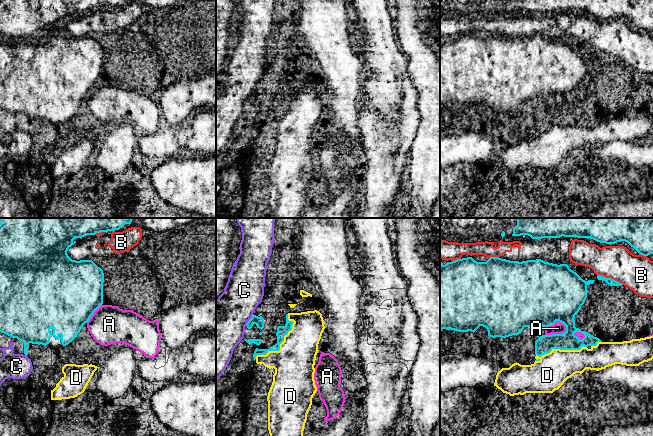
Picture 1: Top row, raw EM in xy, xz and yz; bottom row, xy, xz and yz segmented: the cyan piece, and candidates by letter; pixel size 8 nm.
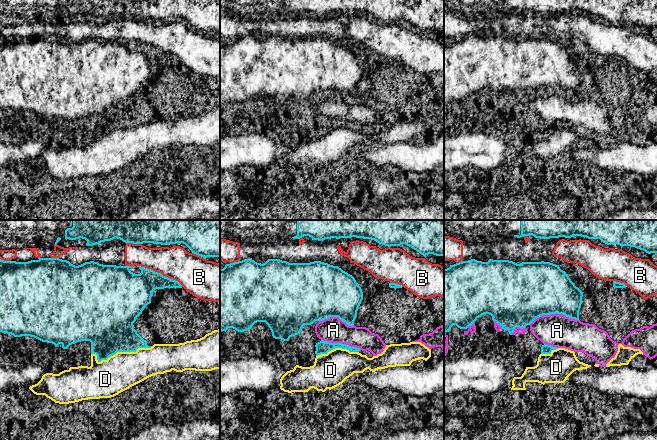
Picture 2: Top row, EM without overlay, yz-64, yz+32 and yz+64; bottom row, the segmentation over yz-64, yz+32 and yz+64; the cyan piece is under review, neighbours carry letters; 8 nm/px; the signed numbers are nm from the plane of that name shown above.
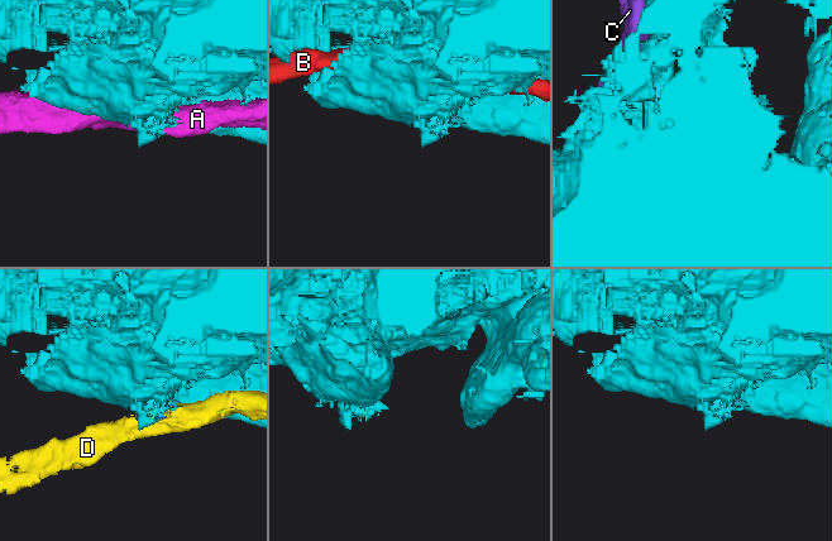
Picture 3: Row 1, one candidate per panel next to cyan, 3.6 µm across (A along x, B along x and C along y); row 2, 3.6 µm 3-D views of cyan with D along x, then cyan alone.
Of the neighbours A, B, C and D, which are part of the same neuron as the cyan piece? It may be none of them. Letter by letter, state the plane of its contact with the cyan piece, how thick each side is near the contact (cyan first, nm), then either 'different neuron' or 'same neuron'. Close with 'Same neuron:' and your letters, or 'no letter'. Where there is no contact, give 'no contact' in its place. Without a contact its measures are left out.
A: contact in yz; calibres 300 and 100 nm; different neuron
B: contact in yz; calibres 60 and 280 nm; different neuron
C: contact in xz; calibres 80 and 420 nm; different neuron
D: contact in xz; calibres 80 and 320 nm; different neuron
Same neuron: no letter

